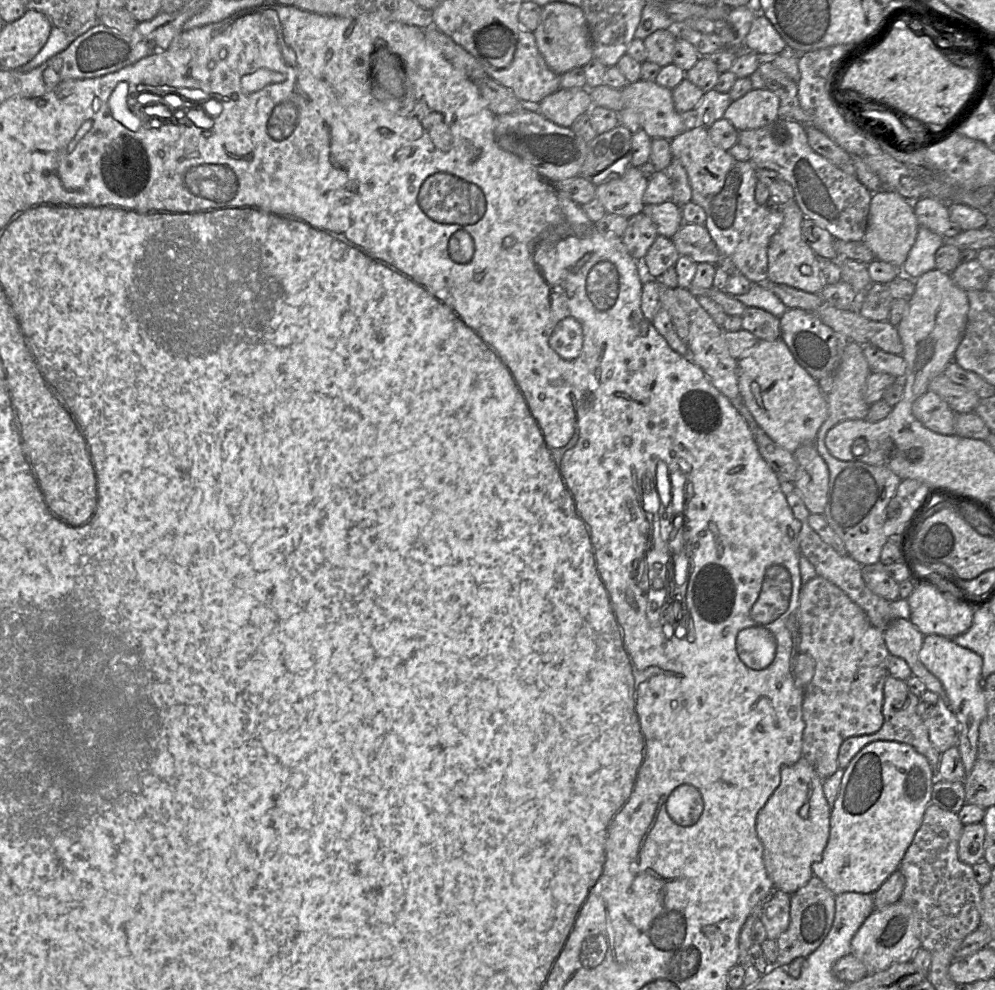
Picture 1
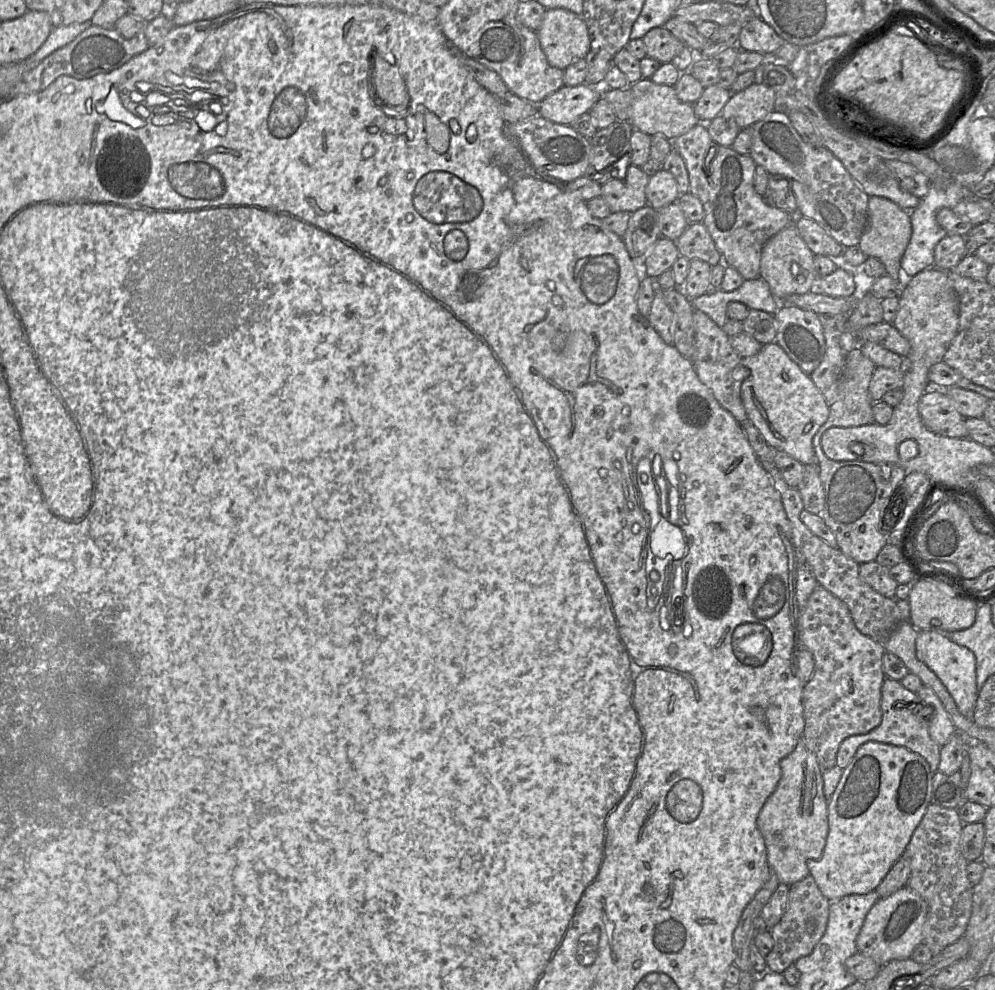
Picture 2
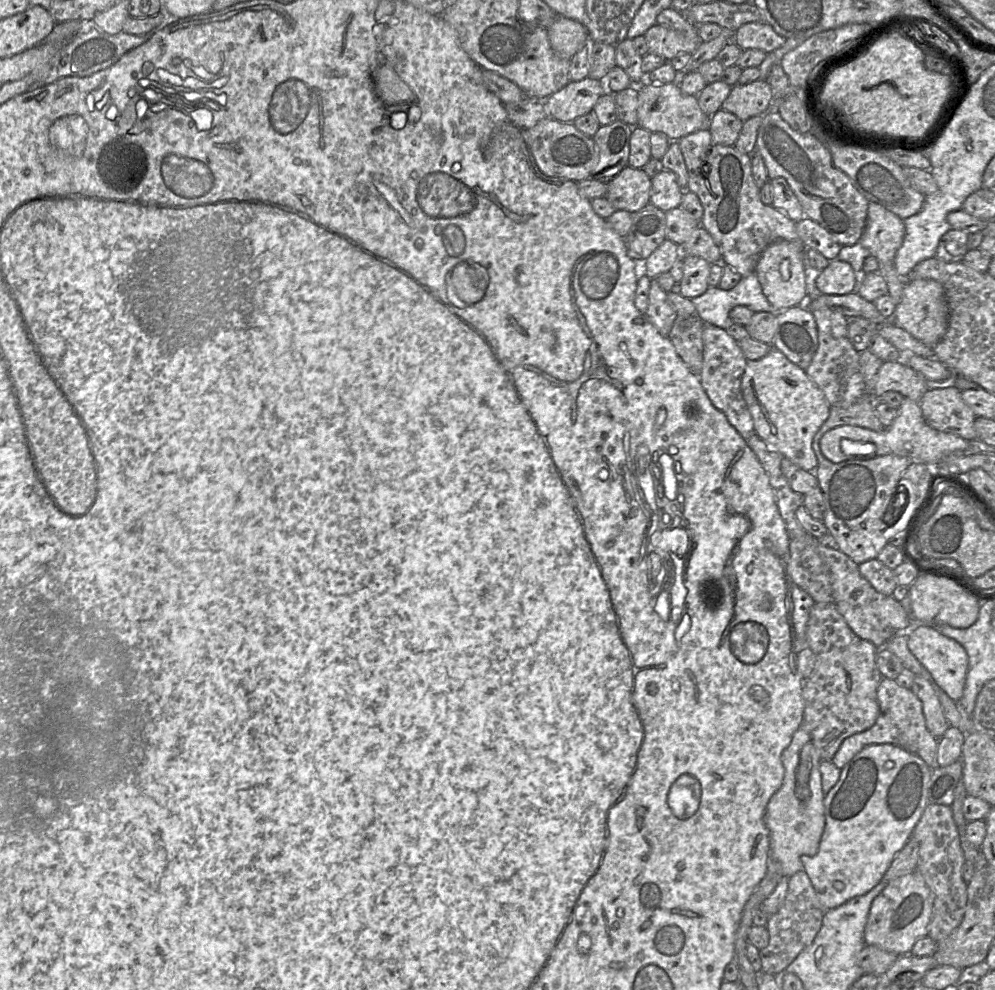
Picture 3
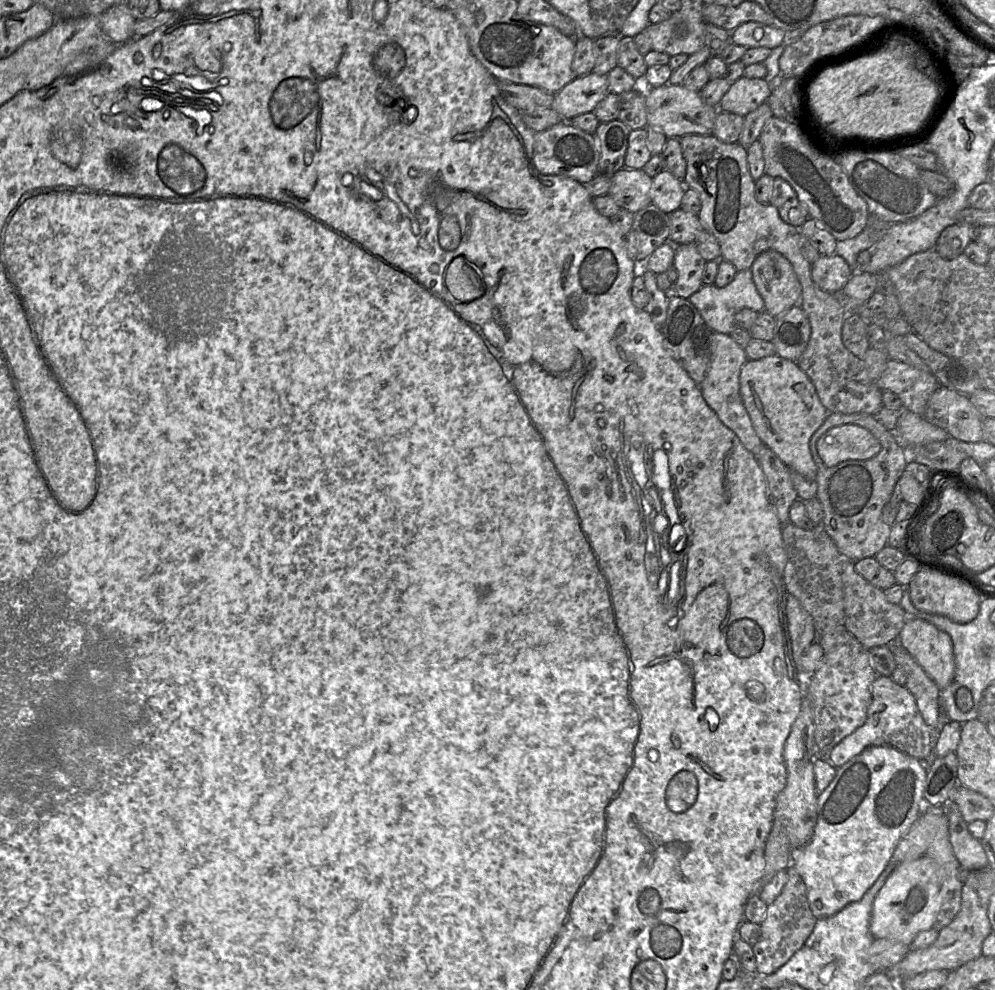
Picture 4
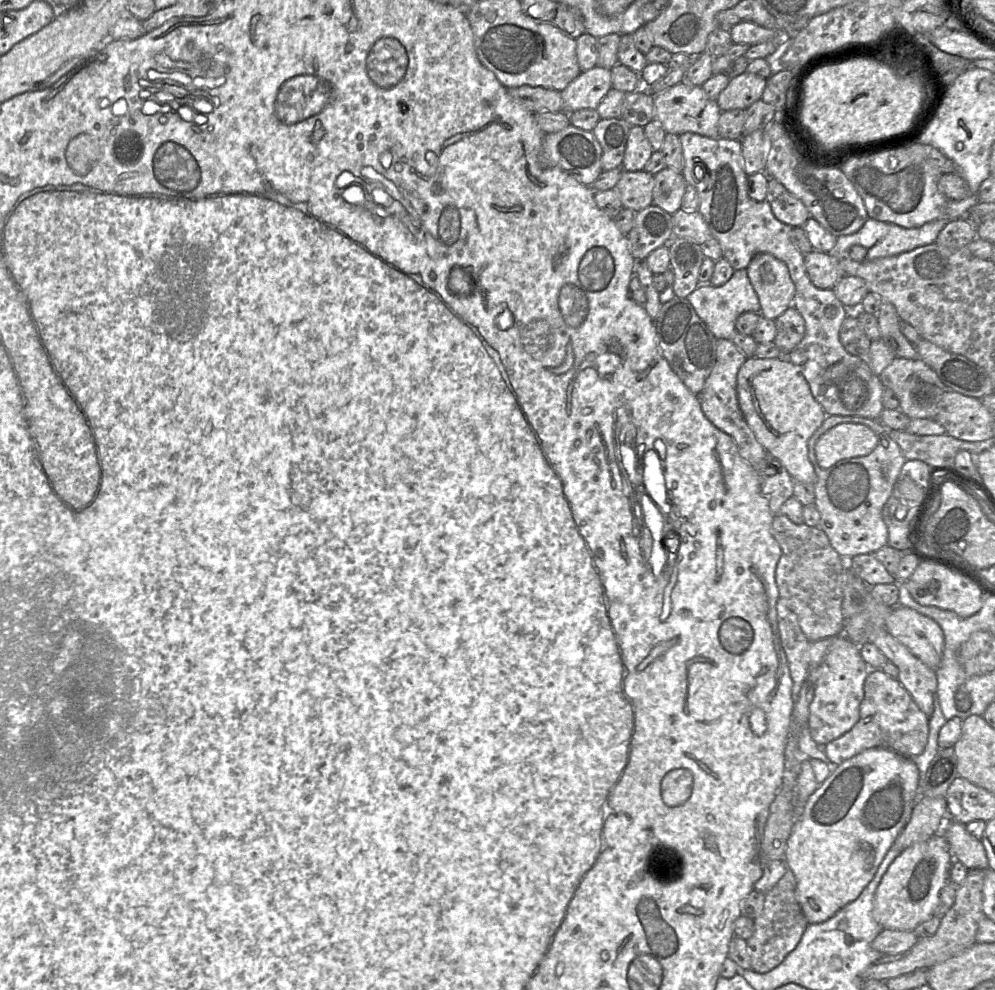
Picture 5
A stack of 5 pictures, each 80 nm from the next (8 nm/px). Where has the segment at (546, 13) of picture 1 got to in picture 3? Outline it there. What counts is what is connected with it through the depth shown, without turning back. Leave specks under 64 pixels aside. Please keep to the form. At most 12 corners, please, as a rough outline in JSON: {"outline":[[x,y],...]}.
{"outline":[[558,16],[547,31],[552,49],[571,59],[590,43],[586,26]]}

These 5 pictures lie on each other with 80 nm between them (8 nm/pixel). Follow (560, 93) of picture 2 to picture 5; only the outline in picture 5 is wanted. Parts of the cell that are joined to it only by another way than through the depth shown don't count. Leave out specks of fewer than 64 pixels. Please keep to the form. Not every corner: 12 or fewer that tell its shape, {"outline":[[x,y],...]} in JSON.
{"outline":[[611,69],[581,72],[560,92],[563,111],[597,109],[612,89]]}

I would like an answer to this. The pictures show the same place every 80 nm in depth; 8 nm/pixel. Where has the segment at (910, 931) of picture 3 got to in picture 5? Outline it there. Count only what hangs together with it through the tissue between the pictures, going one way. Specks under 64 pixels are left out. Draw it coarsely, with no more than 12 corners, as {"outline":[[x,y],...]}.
{"outline":[[943,833],[903,850],[875,892],[883,929],[935,915],[954,858]]}

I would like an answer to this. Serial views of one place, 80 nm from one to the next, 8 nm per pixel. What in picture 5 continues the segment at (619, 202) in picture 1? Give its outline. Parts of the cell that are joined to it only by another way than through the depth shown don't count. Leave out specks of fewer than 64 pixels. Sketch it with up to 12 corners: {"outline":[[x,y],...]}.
{"outline":[[622,171],[613,190],[624,208],[653,204],[654,175]]}

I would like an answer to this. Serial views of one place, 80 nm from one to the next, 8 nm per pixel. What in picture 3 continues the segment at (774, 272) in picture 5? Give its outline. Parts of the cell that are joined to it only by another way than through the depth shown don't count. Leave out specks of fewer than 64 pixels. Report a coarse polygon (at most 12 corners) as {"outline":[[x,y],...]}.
{"outline":[[801,240],[766,247],[755,273],[775,312],[805,304]]}

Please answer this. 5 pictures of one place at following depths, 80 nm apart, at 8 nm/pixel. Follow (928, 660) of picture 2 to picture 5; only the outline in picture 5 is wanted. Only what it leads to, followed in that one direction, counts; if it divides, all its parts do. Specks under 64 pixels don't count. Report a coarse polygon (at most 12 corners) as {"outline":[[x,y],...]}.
{"outline":[[897,605],[885,628],[929,668],[945,638],[933,619]]}

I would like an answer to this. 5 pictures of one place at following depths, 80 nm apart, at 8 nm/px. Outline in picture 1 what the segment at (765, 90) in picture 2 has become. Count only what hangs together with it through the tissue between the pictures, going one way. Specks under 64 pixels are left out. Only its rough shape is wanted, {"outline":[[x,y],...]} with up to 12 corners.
{"outline":[[751,89],[724,113],[738,131],[779,117],[772,91]]}

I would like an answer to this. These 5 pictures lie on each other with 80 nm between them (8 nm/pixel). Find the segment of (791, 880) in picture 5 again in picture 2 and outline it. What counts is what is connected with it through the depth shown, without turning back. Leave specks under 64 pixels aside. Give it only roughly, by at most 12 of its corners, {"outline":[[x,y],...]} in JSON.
{"outline":[[811,875],[789,886],[770,929],[767,971],[782,974],[813,951],[830,901]]}

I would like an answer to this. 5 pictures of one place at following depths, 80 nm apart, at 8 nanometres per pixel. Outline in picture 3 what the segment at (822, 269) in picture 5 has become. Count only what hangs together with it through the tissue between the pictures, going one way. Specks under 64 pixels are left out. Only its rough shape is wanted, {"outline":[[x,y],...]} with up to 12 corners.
{"outline":[[835,259],[816,274],[820,294],[856,291],[859,276]]}

